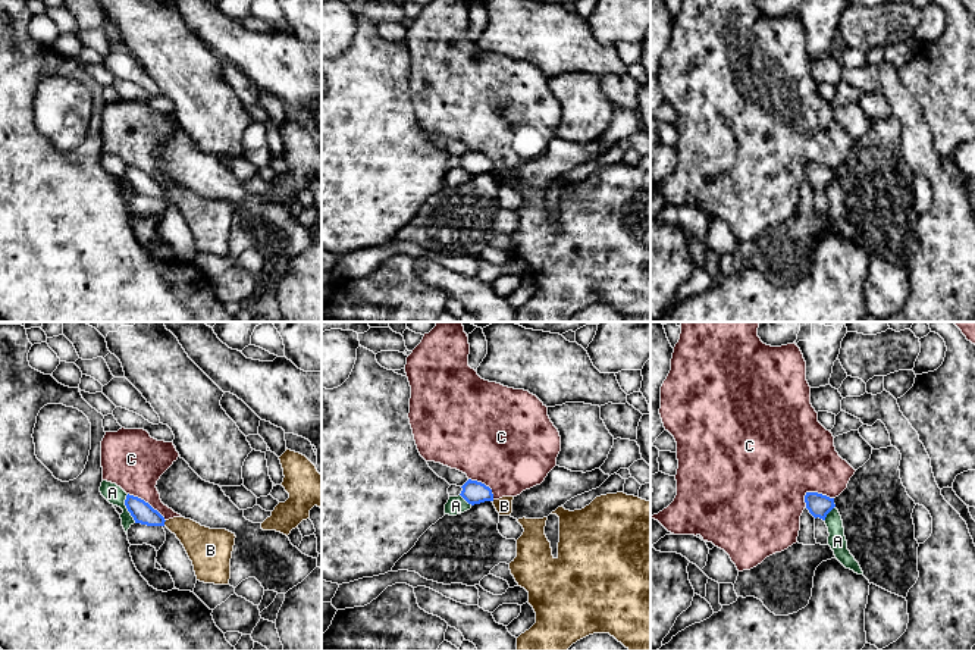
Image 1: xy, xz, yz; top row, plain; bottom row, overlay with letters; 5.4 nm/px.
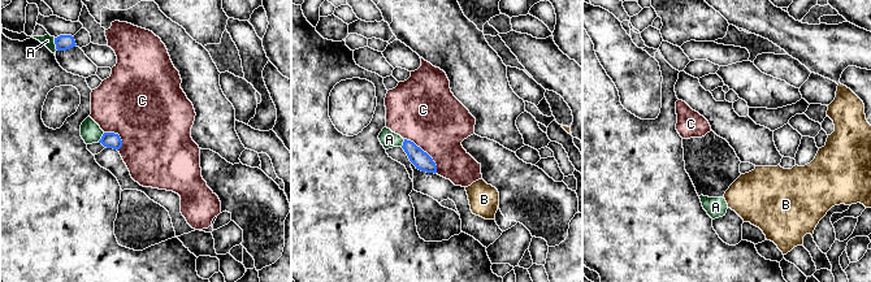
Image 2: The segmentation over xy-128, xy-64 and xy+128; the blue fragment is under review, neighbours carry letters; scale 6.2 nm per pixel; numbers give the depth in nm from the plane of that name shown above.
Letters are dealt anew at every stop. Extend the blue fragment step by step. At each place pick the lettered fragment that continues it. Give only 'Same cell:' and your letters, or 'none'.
Same cell: none

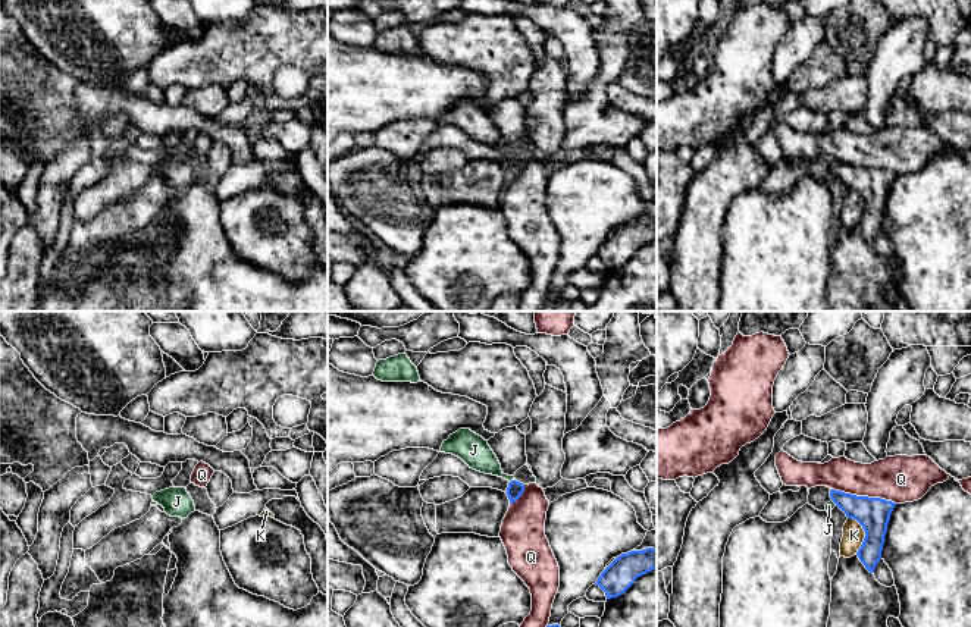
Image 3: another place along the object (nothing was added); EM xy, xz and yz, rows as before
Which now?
Same cell: J

